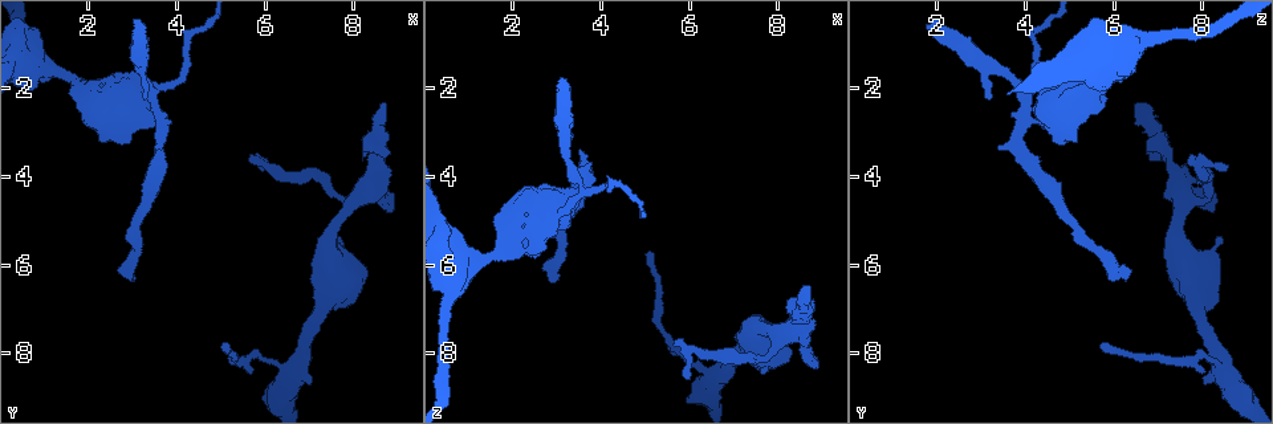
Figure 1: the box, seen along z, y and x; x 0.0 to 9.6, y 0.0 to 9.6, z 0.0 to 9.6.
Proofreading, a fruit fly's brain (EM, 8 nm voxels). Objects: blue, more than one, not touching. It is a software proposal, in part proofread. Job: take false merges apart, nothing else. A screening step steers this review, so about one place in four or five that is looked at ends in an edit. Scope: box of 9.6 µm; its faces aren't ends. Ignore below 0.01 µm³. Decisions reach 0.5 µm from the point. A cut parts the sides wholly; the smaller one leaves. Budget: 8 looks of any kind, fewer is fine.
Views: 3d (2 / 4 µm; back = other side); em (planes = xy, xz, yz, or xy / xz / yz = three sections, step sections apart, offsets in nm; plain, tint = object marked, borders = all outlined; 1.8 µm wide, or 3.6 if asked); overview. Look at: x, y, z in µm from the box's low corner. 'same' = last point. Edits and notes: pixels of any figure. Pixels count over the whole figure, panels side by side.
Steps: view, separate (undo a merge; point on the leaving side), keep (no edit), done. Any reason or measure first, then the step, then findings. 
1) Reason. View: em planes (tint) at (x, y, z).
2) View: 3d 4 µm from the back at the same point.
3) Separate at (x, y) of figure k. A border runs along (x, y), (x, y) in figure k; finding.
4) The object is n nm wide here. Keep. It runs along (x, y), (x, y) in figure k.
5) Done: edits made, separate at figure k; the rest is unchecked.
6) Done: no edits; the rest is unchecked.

Closes a loop. View: 3d 4 µm at (3.70, 2.75, 4.05).

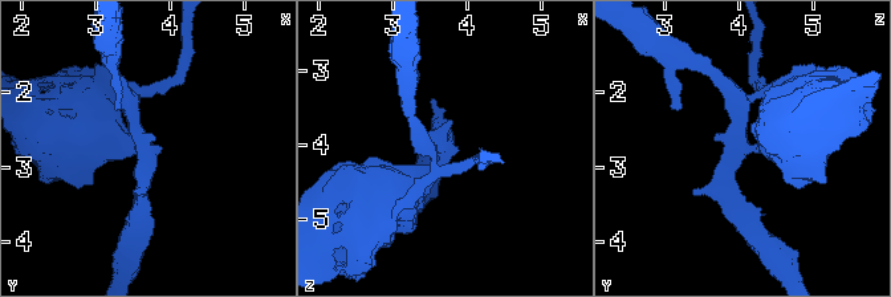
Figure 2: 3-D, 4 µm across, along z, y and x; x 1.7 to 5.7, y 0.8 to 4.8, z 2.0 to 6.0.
3 arms meet here; the arms are 220, 240, 600 nm wide. View: em yz step 16 (tint) at (3.65, 2.70, 4.05).

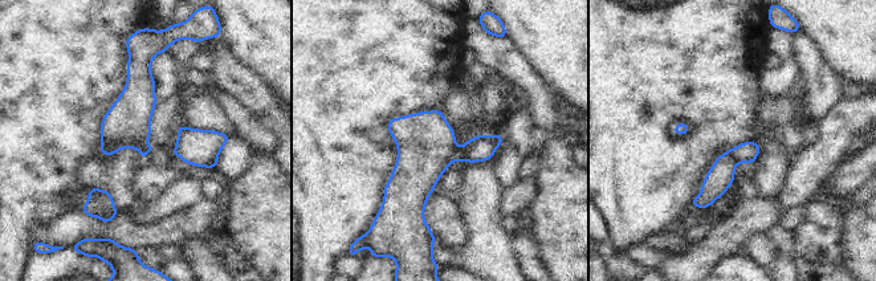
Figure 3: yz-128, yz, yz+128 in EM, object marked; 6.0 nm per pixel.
Separate at (721, 175) of figure 3. A border runs along (732, 149), (738, 162) in figure 3; a second cell is stuck on.

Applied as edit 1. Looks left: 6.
View: overview.

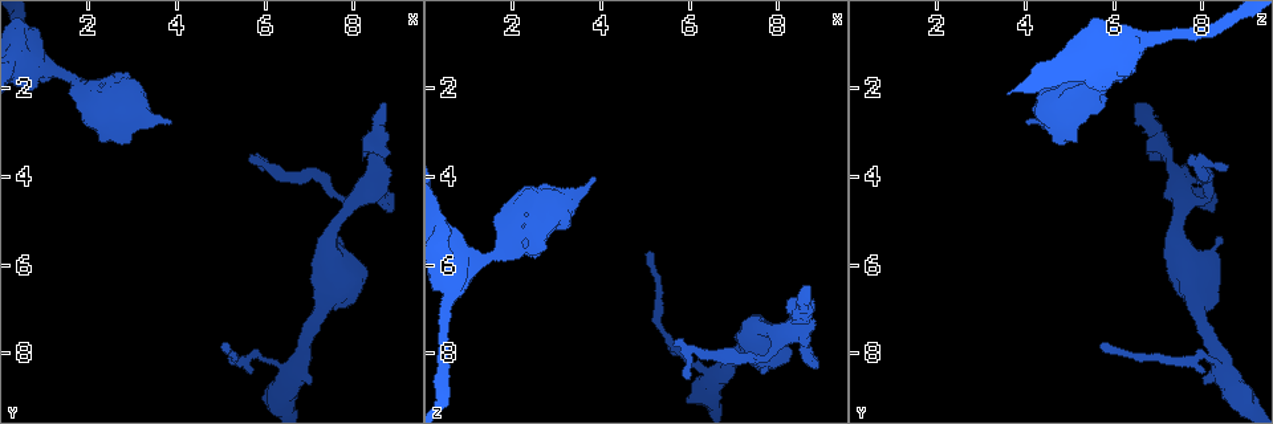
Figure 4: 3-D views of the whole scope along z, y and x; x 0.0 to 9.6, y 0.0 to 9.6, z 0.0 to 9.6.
A narrow waist. View: em xz step 8 (tint) at (1.75, 1.80, 5.65).

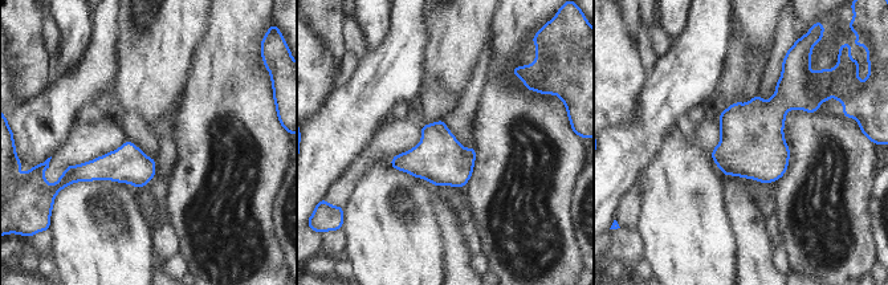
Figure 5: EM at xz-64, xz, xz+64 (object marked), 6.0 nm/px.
Cut it another way. View: em planes (tint) at the same point.

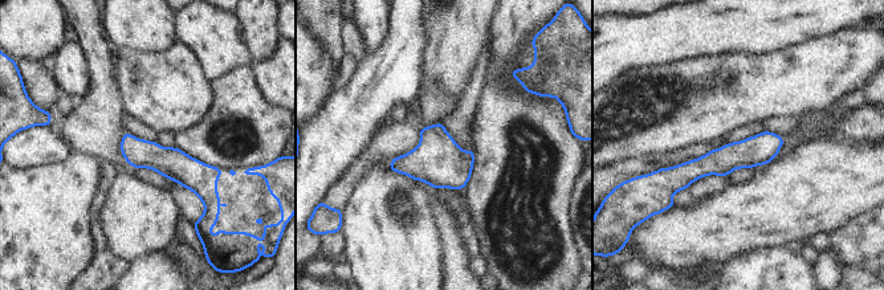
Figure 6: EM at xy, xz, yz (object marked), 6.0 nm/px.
The object is 180 nm wide here. Keep. It runs along (779, 139), (685, 174), (667, 174) in figure 6; all the same cell.

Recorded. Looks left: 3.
Sharp bend. View: em yz step 16 (tint) at (8.00, 4.65, 7.60).

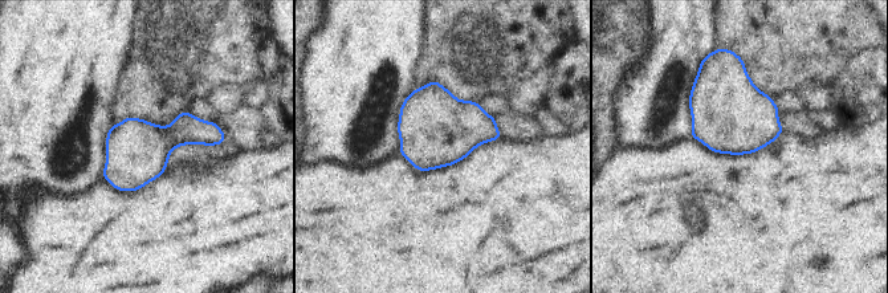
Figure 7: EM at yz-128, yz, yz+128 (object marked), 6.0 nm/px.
View: em planes (borders) at the same point.

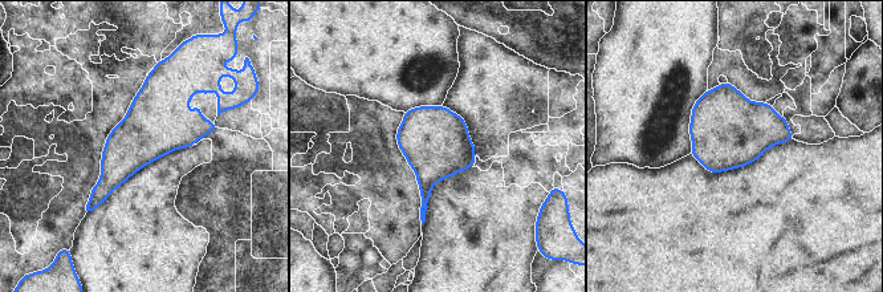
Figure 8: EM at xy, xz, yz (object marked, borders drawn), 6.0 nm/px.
The object is 360 nm wide here. Keep. Continuous, no second cell.

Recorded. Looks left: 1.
Done: edits made, separate at figure 3; the rest is unchecked.

